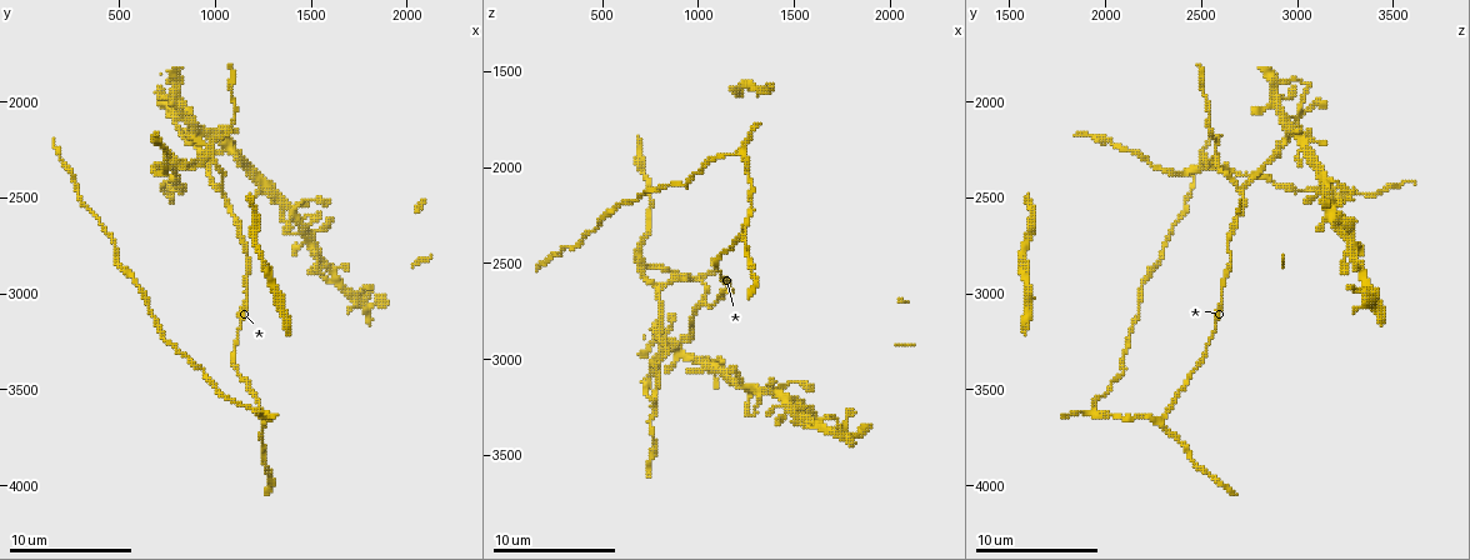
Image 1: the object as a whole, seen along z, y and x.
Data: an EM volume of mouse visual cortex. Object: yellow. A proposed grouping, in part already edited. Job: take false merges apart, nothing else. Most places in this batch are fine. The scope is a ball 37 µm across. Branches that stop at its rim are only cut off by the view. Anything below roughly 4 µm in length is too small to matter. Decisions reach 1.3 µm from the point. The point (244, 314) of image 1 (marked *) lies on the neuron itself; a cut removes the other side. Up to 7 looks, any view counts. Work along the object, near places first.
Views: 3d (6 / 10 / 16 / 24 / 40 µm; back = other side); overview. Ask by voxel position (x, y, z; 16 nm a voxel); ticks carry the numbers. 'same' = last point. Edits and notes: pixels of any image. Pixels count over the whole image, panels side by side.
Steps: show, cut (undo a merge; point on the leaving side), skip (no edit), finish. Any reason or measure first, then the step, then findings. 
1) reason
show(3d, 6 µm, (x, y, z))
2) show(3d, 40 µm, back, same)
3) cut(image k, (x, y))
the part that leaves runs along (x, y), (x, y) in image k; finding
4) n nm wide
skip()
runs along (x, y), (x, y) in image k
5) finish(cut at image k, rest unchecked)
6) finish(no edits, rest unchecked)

three-way junction
show(3d, 16 µm, (880, 2210, 2930))

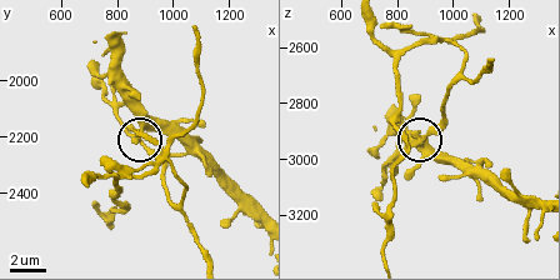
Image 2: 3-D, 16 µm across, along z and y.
skip()
runs along (493, 60), (448, 93), (444, 116), (420, 140), (444, 164) in image 2; one neuron here

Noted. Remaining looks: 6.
four arms meet
show(3d, 16 µm, (940, 2270, 2560))

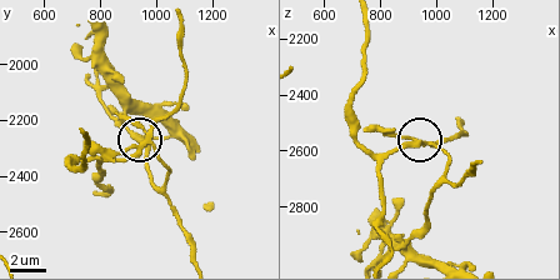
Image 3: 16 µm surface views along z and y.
4 arms
cut(image 3, (444, 138))
the part that leaves runs along (428, 144), (403, 146), (381, 166), (380, 233), (389, 255) in image 3; two neurons meet here

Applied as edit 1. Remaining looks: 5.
show(overview)

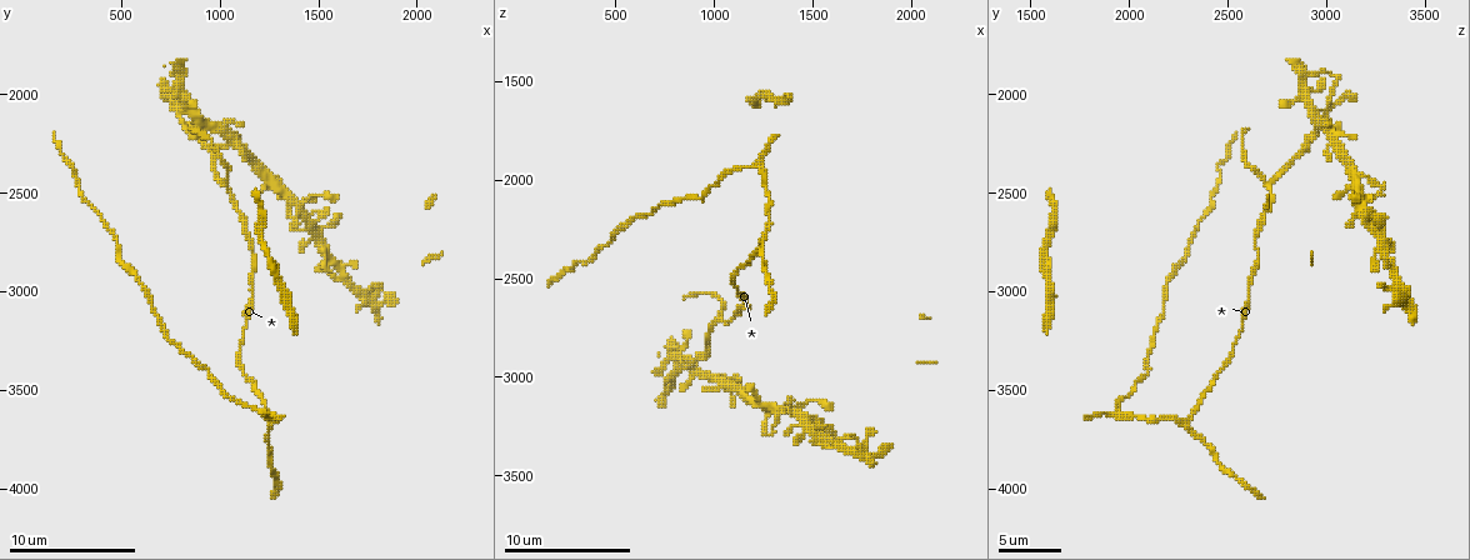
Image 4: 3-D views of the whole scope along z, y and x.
a fork
show(3d, 10 µm, (1260, 3680, 2280))

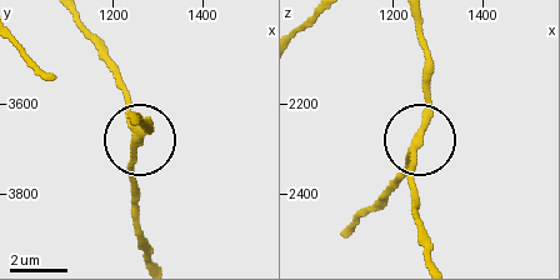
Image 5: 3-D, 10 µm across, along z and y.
230 nm wide
skip()
all the same neuron

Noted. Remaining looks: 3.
finish(cut at image 3, rest unchecked)

